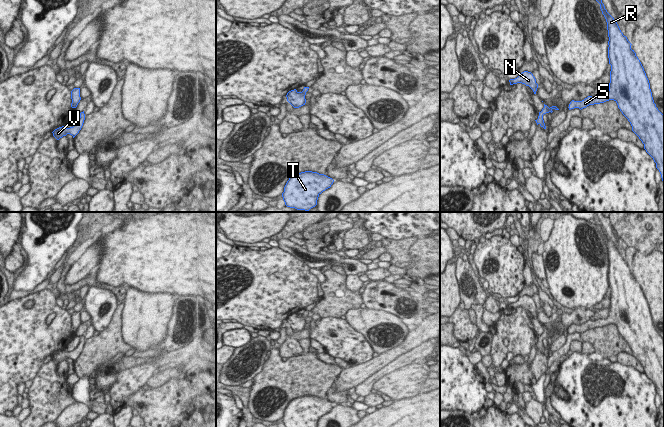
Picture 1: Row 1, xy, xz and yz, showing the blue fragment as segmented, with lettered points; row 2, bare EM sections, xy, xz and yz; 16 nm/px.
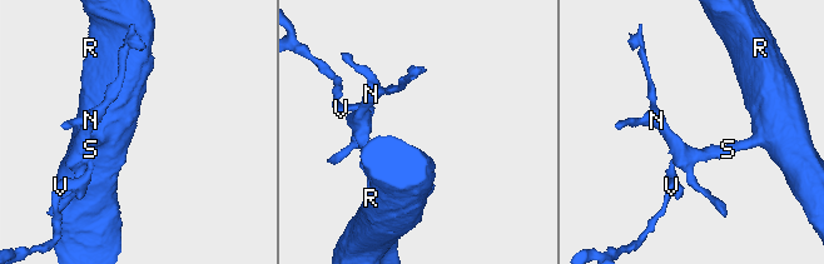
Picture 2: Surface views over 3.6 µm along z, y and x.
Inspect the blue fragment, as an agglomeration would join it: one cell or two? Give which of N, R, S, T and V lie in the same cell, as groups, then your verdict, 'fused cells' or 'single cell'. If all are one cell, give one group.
groups N R S T V; single cell

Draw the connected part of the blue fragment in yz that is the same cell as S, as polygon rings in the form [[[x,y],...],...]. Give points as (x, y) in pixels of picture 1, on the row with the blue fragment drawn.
[[[596,0],[607,22],[608,58],[611,65],[607,94],[588,96],[582,101],[572,100],[569,110],[580,110],[589,105],[614,100],[628,119],[632,131],[653,158],[664,182],[664,115],[654,103],[650,83],[644,68],[631,49],[631,43],[621,32],[617,22],[605,9],[602,0]]]

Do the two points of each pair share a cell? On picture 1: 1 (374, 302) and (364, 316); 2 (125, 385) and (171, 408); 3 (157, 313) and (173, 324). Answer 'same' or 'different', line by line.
1: different
2: different
3: different

